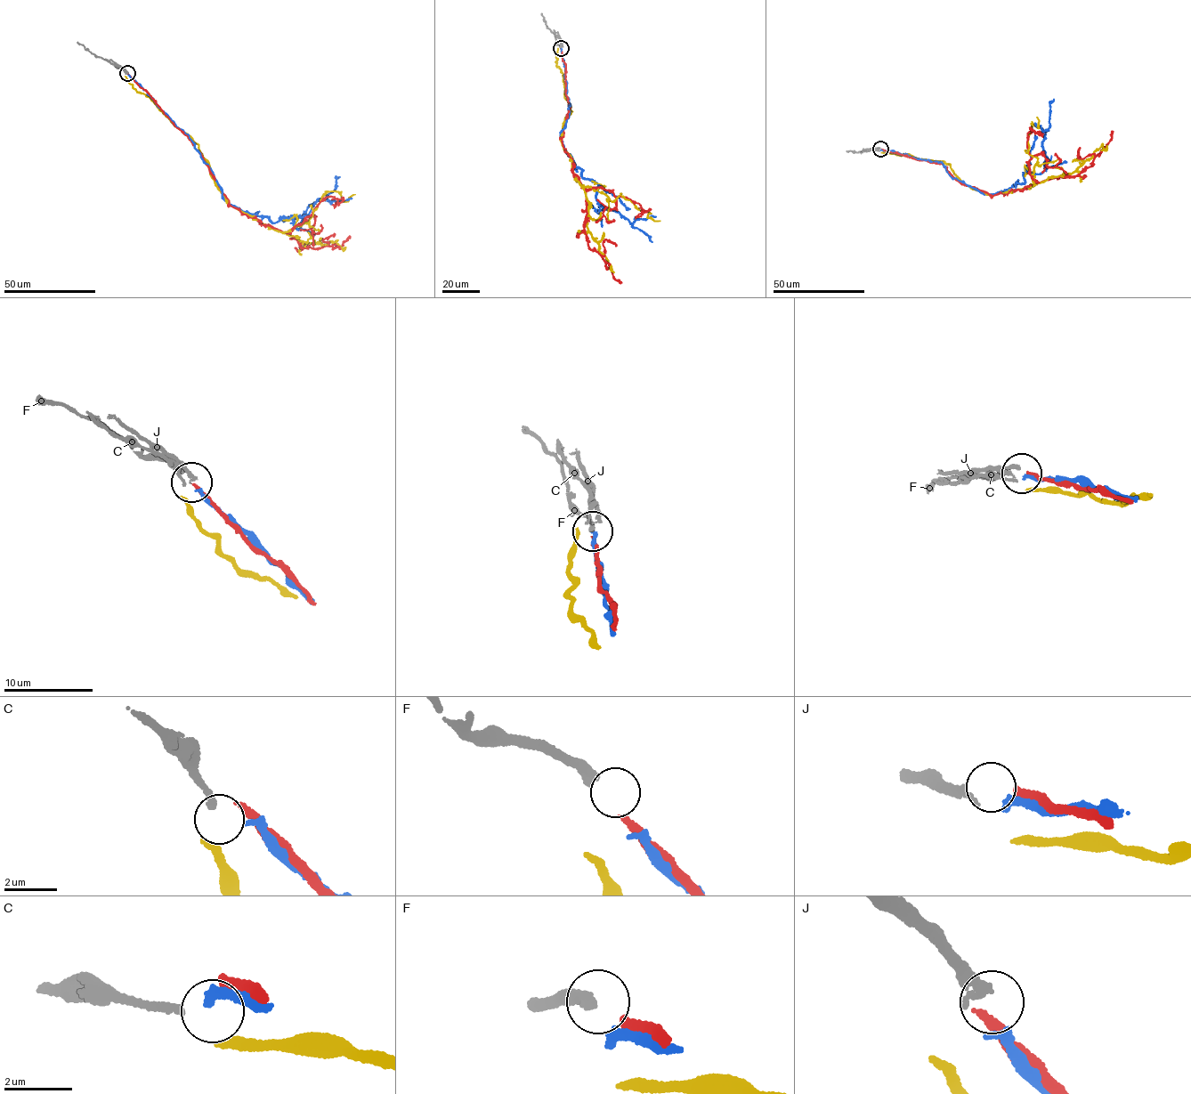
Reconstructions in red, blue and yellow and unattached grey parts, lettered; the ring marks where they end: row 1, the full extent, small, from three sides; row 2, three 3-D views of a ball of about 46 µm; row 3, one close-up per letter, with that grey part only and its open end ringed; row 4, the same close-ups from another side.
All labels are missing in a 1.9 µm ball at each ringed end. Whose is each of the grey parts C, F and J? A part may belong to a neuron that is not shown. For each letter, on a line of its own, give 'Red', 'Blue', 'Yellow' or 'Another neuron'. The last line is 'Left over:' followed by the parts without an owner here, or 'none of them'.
C: Another neuron
F: Red
J: Blue
Left over: C

